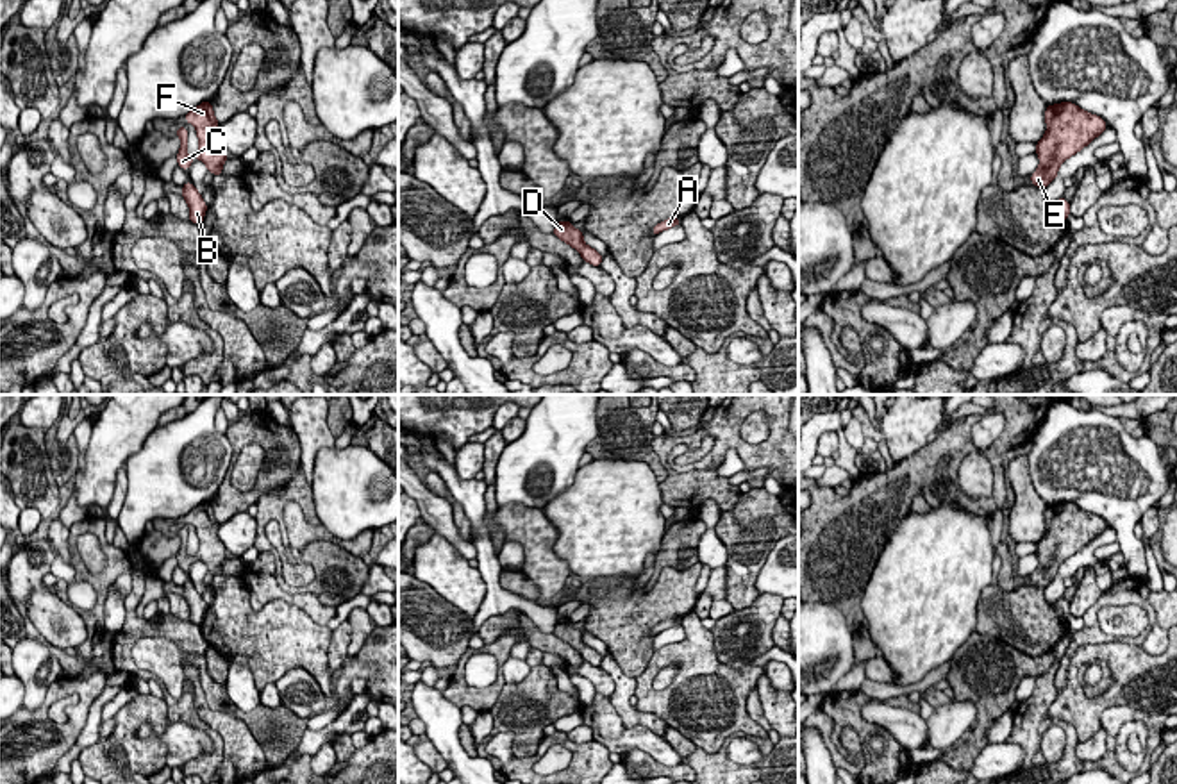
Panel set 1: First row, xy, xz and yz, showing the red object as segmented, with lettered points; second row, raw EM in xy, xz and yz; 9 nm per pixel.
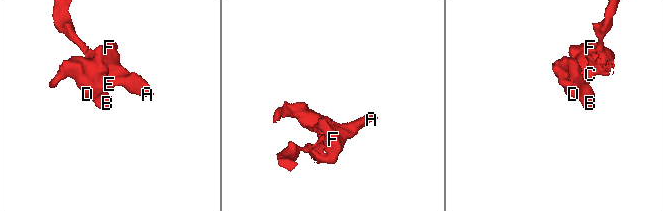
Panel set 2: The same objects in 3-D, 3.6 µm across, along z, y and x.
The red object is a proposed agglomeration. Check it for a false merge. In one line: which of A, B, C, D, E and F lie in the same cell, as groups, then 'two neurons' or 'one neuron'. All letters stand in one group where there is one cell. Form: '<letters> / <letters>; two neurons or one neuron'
A B C D E F; one neuron

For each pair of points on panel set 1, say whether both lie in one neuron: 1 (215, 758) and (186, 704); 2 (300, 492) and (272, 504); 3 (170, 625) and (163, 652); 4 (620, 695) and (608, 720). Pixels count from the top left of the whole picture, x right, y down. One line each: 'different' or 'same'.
1: same
2: same
3: different
4: different

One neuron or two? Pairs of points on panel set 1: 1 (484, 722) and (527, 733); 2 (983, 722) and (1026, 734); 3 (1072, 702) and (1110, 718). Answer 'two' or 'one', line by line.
1: two
2: two
3: two

